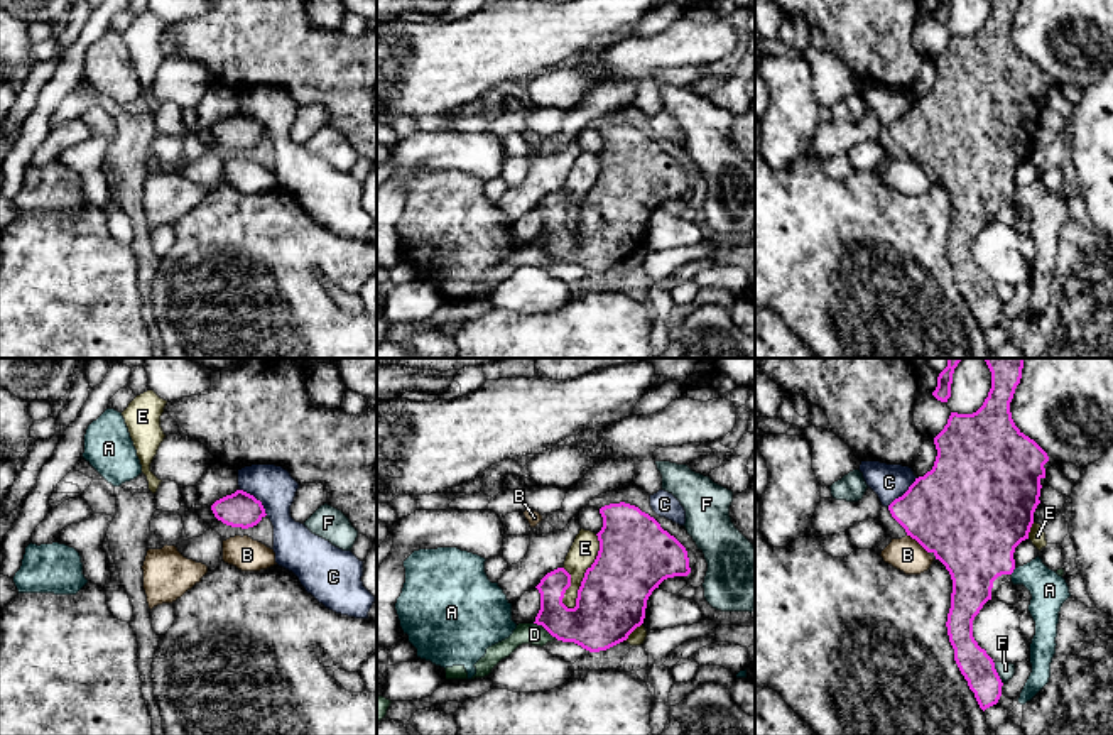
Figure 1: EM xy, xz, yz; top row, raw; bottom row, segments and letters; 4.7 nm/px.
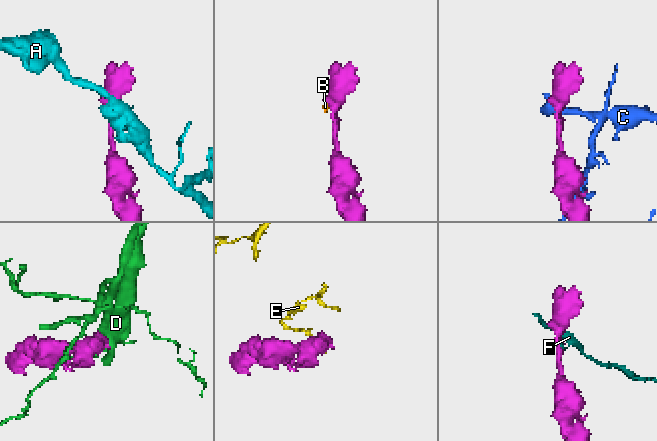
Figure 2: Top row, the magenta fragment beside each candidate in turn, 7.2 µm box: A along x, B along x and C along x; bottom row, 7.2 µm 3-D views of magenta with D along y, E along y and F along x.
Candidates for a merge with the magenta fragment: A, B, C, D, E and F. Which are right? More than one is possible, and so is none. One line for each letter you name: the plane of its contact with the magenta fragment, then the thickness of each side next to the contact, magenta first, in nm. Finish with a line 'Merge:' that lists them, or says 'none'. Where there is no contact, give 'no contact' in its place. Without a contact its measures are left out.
Merge: none

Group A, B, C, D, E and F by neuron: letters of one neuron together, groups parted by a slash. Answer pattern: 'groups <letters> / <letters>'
groups A / B / C / D / E / F

